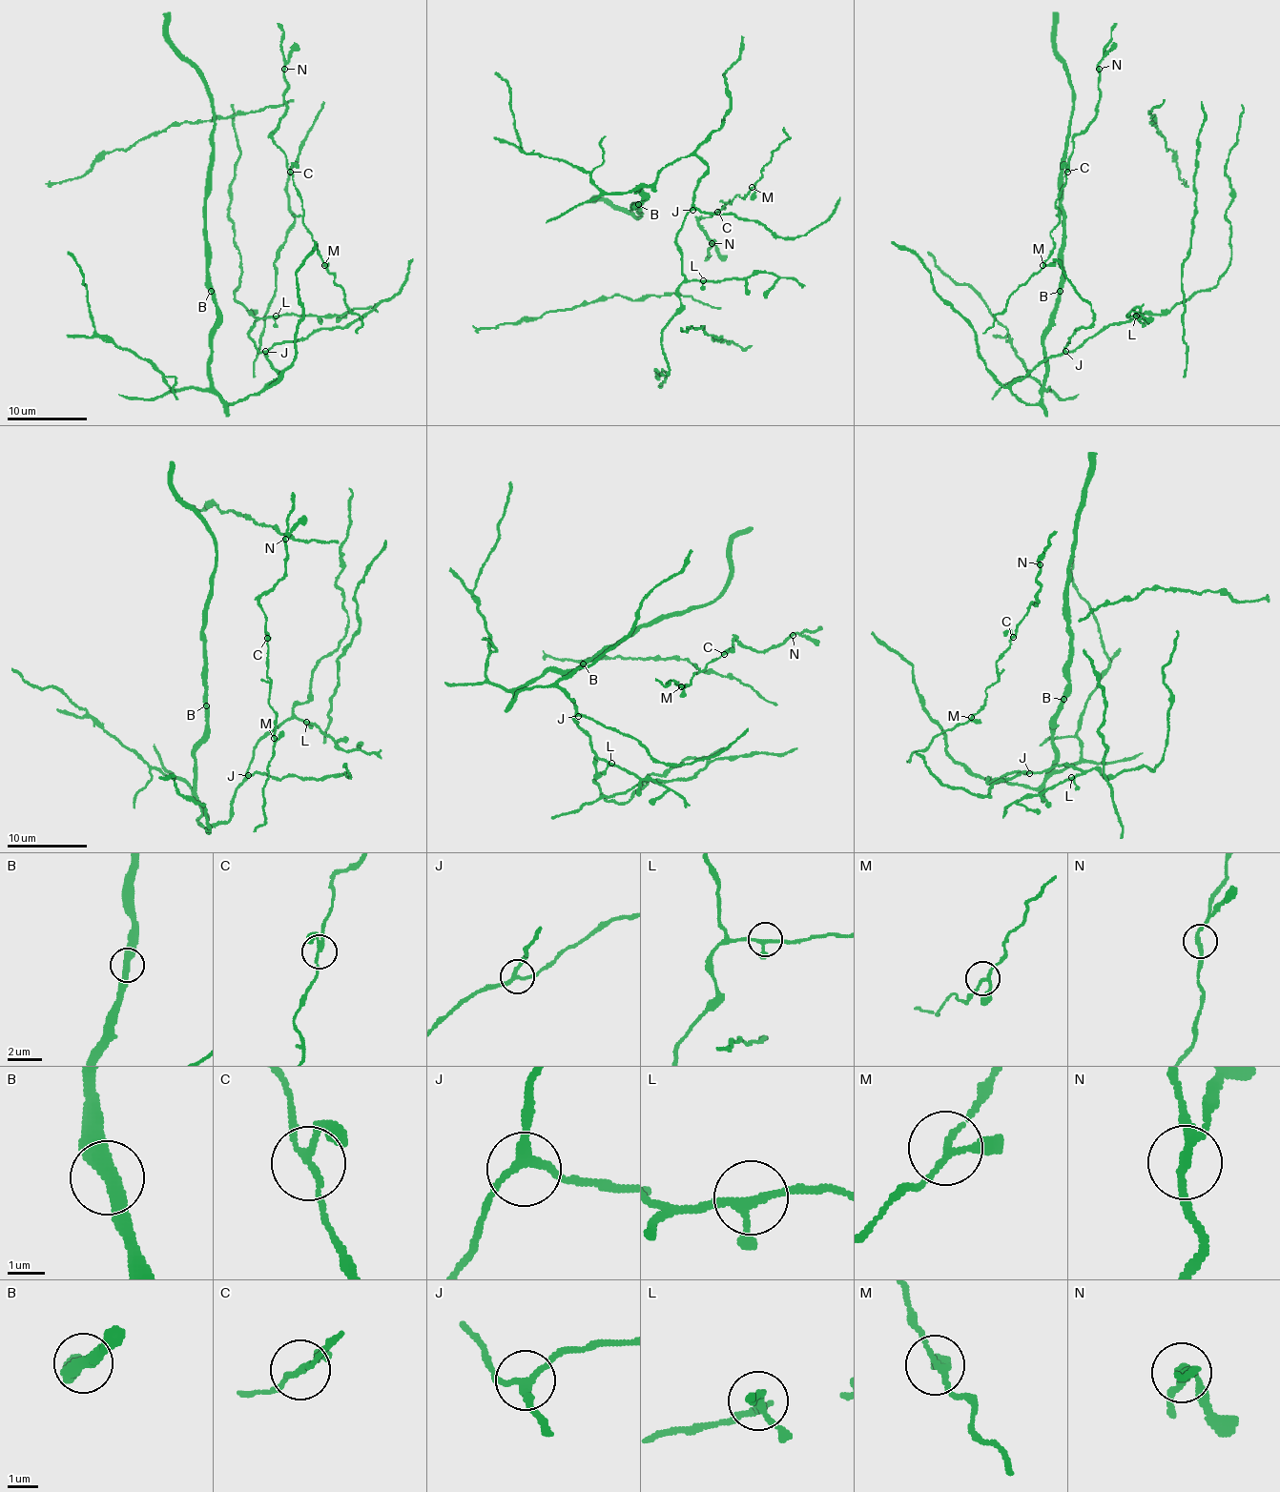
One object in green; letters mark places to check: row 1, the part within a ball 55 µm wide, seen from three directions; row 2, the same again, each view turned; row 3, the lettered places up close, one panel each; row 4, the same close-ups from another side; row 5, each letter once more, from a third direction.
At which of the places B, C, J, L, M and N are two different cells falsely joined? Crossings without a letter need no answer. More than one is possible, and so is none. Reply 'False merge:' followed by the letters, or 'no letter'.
False merge: no letter

